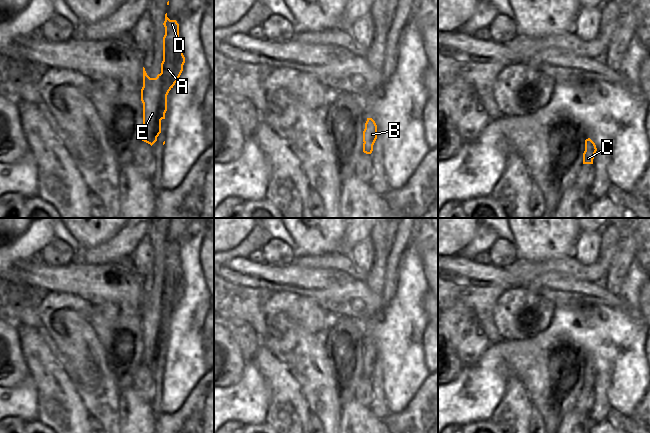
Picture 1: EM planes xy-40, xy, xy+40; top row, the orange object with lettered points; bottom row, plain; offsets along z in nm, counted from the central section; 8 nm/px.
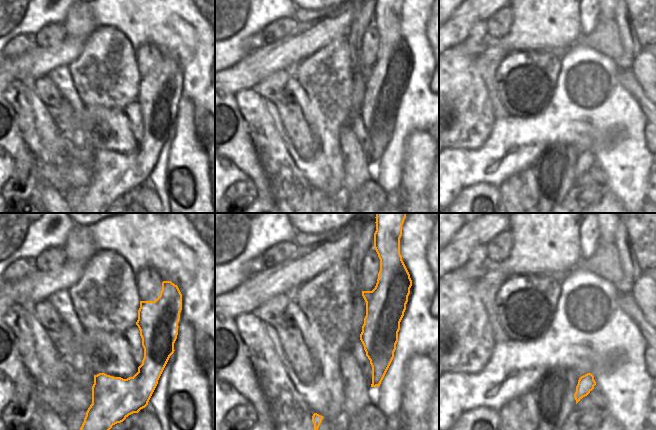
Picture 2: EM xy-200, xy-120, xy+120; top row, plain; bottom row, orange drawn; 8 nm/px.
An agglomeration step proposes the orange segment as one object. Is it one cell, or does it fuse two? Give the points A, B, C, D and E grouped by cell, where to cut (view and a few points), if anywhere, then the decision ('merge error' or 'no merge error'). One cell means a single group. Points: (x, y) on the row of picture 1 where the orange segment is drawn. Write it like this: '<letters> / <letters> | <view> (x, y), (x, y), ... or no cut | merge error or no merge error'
A B D E / C | xy (363, 143), (368, 148), (372, 148) | merge error

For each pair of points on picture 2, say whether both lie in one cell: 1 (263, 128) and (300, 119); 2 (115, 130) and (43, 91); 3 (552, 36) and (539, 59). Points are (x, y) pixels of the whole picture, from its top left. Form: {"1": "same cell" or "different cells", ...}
{"1": "different cells", "2": "different cells", "3": "different cells"}

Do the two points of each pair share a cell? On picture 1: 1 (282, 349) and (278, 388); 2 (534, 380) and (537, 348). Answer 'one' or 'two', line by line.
1: two
2: two

